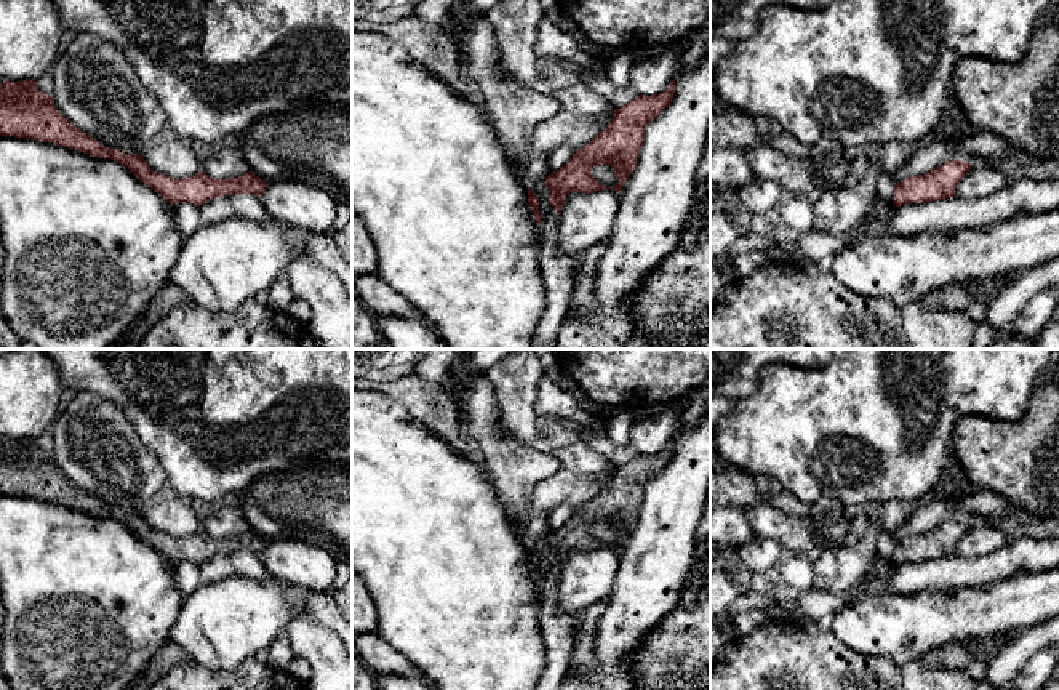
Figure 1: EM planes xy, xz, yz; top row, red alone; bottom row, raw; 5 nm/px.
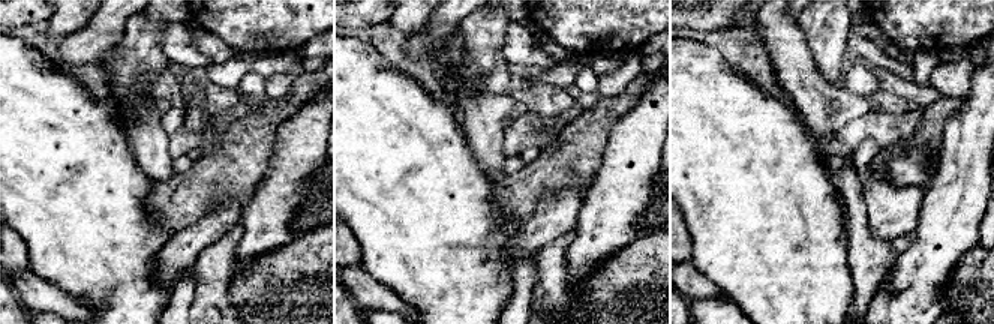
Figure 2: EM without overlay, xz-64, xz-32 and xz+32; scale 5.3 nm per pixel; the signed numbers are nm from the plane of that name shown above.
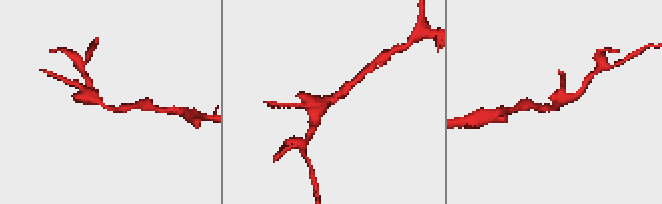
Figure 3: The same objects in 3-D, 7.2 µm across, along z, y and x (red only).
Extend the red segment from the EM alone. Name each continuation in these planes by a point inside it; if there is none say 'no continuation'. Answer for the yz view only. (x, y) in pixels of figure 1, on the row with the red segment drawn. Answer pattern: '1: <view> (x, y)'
no continuation

